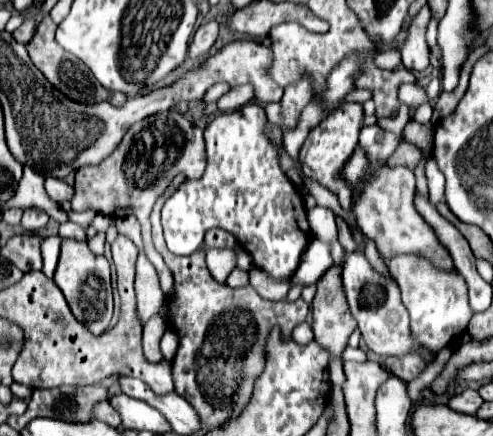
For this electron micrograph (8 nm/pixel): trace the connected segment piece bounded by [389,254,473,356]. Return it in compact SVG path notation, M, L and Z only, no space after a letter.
M397 256L389 262L389 270L401 288L401 298L411 316L411 332L417 342L437 352L449 342L467 330L467 324L473 316L467 302L467 286L461 274L445 274L443 270L433 270L433 266L425 266L425 262L417 262L417 258Z

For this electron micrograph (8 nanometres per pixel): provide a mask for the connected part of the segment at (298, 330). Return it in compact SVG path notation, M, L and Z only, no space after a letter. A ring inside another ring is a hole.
M301 322L301 324L297 324L293 328L293 334L291 336L295 338L295 342L305 344L305 342L311 342L313 340L313 330L311 330L311 326L307 322Z

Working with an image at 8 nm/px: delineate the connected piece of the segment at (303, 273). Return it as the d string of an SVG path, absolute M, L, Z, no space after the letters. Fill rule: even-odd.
M311 240L309 246L305 248L305 254L301 256L299 268L293 276L293 284L315 284L317 278L321 278L321 274L333 264L329 246L325 242L319 240Z

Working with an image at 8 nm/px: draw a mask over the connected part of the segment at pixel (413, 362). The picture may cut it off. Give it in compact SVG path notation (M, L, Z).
M413 352L401 357L388 356L383 364L391 374L403 378L405 382L411 382L427 366L421 356Z

